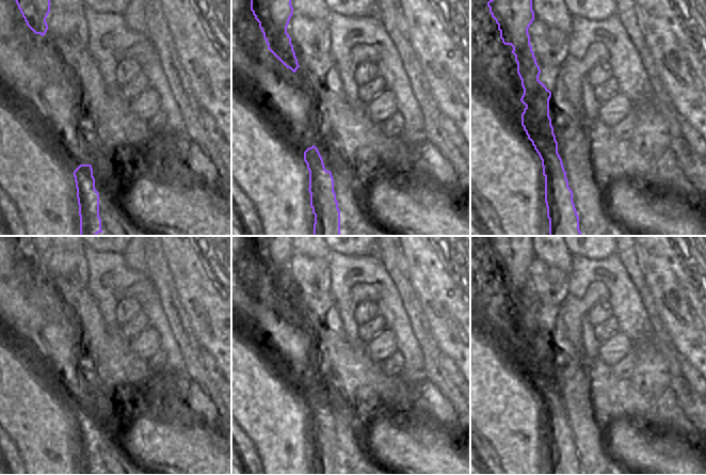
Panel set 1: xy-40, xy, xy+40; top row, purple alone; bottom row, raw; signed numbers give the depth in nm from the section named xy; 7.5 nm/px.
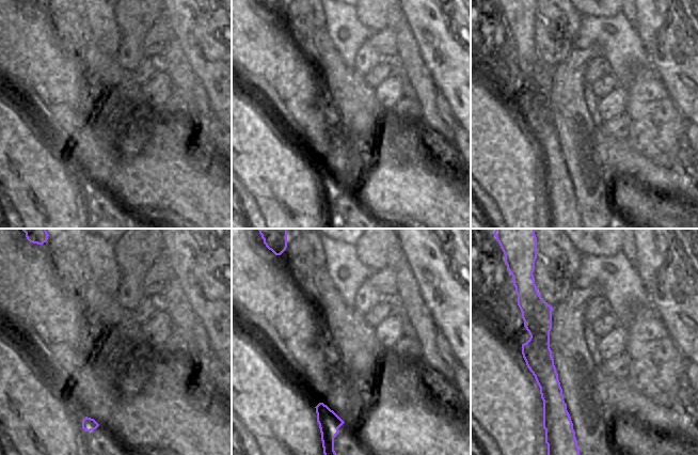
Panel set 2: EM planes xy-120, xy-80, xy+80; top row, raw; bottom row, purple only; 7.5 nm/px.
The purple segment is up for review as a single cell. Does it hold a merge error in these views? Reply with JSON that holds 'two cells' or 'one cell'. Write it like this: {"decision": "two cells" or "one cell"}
{"decision": "one cell"}

